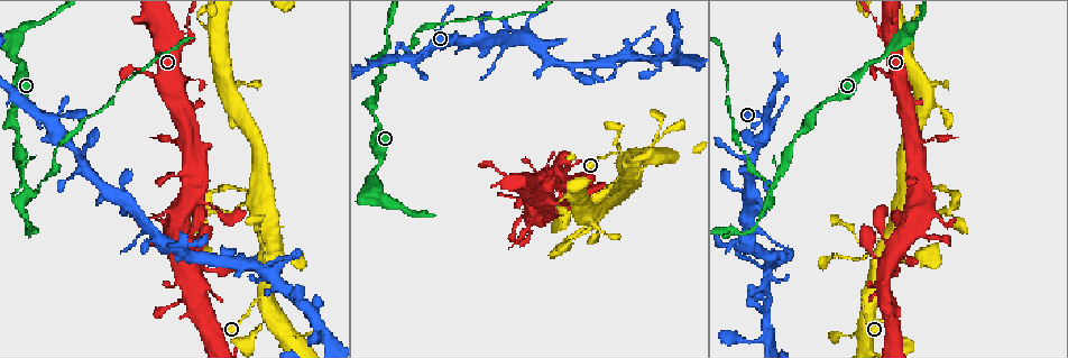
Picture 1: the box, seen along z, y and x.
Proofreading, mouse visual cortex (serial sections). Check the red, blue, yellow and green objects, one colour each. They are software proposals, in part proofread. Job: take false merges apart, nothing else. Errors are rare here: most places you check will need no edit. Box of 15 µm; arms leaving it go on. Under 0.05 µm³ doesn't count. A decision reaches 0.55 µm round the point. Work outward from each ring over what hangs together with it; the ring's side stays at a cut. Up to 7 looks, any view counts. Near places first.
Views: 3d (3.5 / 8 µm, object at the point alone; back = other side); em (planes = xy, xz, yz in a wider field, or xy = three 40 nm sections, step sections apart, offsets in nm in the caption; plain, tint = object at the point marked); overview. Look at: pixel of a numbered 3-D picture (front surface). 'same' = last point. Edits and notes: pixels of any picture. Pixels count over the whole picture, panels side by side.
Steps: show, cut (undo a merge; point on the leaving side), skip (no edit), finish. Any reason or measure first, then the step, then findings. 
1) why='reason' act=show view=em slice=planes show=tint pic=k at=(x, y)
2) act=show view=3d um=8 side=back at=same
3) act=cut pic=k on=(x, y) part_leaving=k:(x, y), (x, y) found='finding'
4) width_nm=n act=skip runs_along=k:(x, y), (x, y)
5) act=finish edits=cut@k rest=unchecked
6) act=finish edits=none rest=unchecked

why='abrupt turn' act=show view=3d um=3.5 pic=1 at=(29, 188)

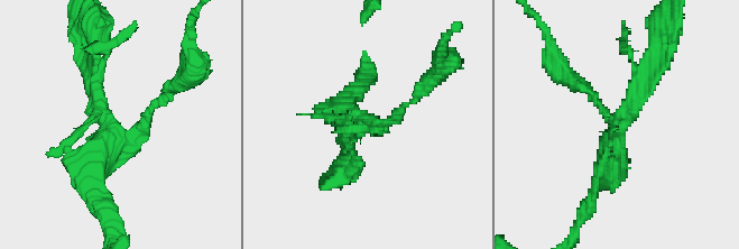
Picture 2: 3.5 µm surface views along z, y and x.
arms=3 arm_widths_nm=100,200,350 act=show view=em slice=planes show=tint pic=2 at=(111, 132)

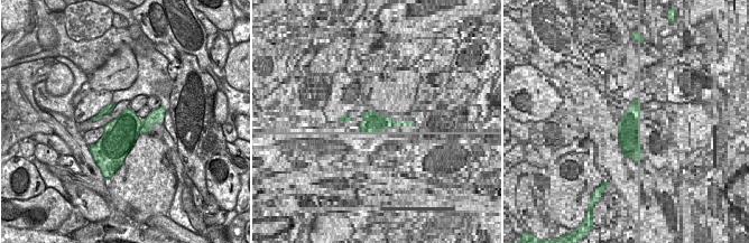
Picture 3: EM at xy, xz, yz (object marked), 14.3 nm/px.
act=skip runs_along=2:(350, 149), (367, 120), (394, 120), (415, 100) found='all the same cell'

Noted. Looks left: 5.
why='thick turns thin' act=show view=3d um=8 pic=1 at=(253, 190)

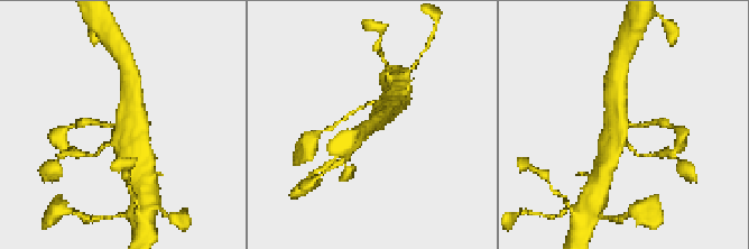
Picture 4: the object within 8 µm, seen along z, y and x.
arm_widths_nm=150,500 act=show view=em slice=xy step=2 show=tint pic=4 at=(118, 122)

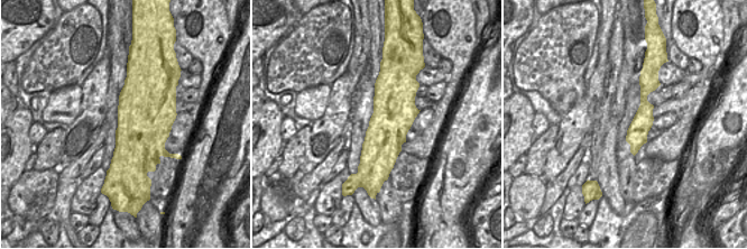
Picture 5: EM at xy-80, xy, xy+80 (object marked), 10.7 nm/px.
act=skip runs_along=4:(384, 113), (347, 155) found='all the same cell'

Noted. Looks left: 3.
why='thick turns thin' act=show view=3d um=3.5 pic=1 at=(544, 181)

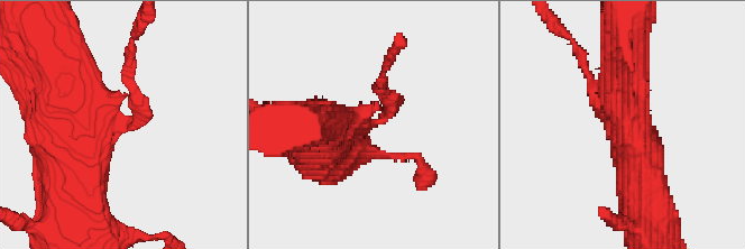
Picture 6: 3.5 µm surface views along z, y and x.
arm_widths_nm=150,700 why='now the EM' act=show view=em slice=xy step=1 show=plain pic=6 at=(126, 125)

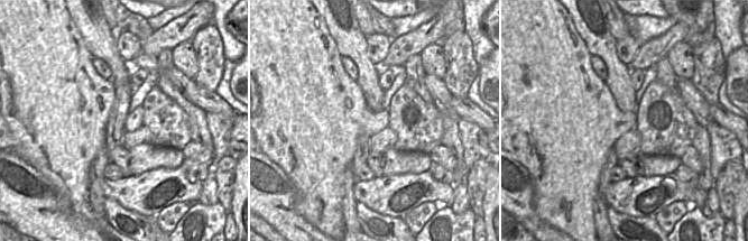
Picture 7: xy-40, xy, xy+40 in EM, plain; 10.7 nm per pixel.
act=show view=em slice=xy step=1 show=tint at=same

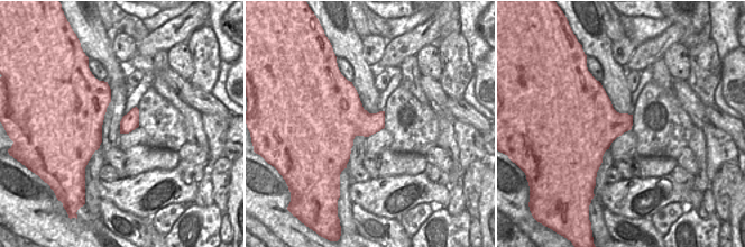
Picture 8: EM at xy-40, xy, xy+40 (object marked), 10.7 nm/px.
act=skip runs_along=6:(67, 184), (129, 71) found='continuous, no second cell'

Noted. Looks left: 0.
act=finish edits=none rest=unchecked

